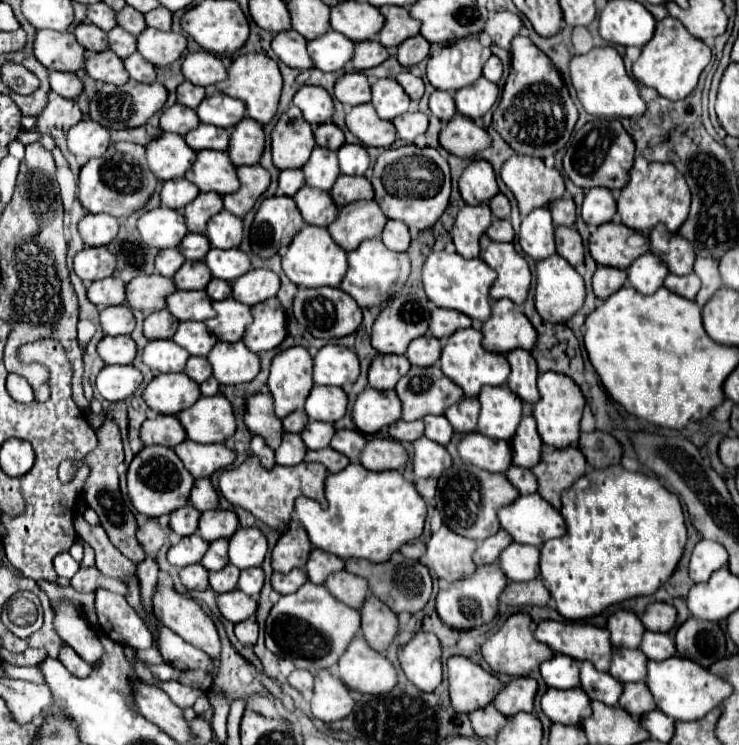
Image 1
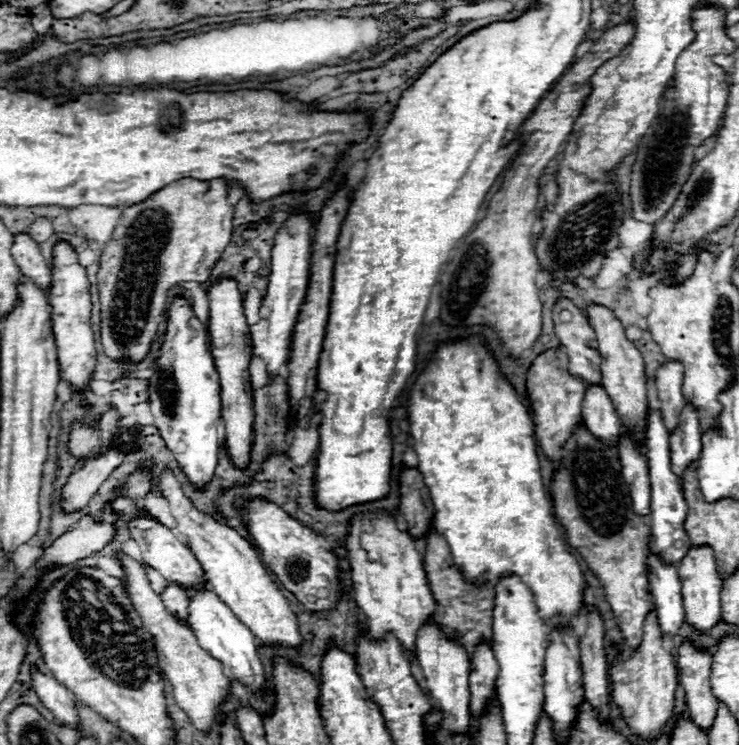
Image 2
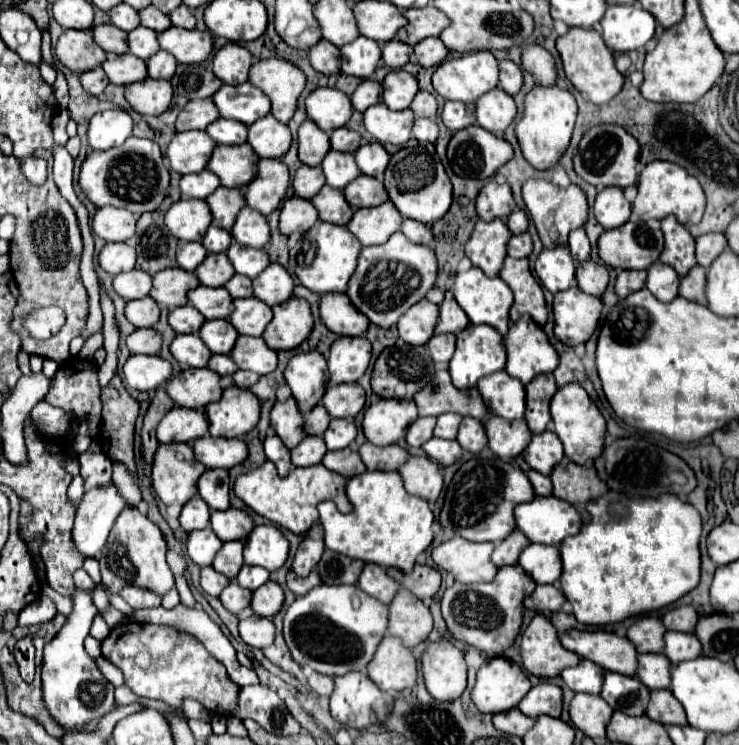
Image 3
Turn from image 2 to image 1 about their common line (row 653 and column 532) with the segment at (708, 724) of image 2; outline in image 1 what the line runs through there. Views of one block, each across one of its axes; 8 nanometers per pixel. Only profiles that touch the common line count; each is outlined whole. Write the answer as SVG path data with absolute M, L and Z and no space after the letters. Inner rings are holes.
M514 678L502 686L492 704L508 718L518 712L532 712L536 688L538 682L534 678Z

